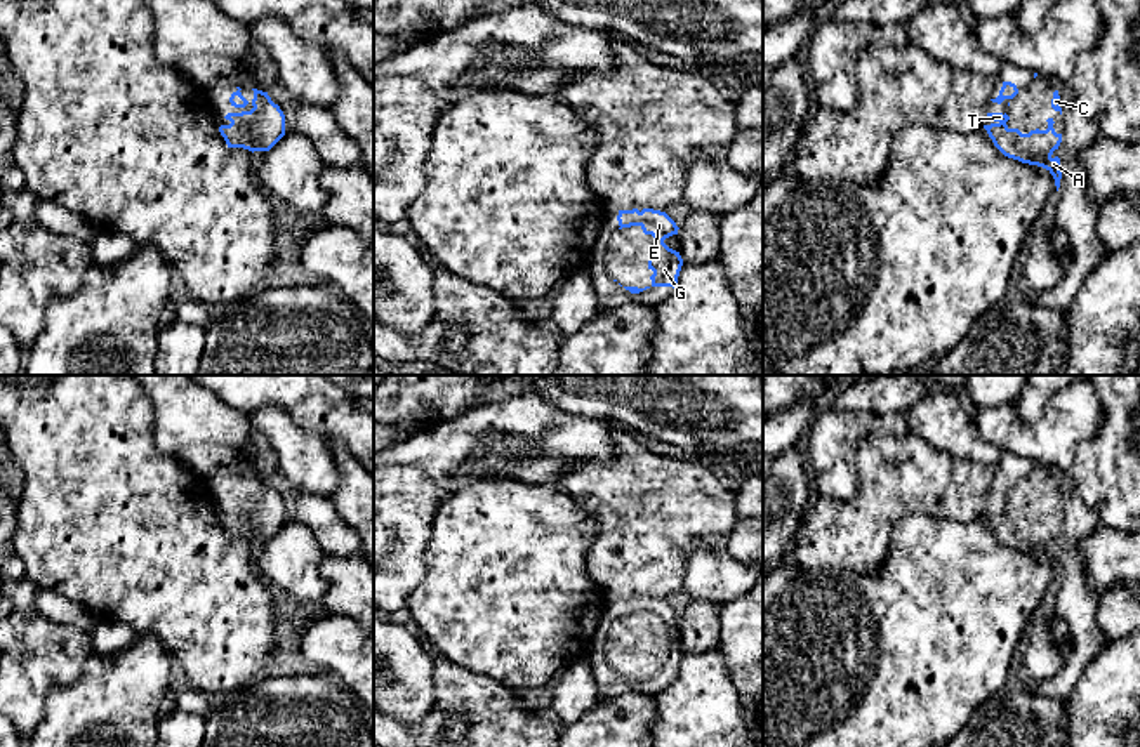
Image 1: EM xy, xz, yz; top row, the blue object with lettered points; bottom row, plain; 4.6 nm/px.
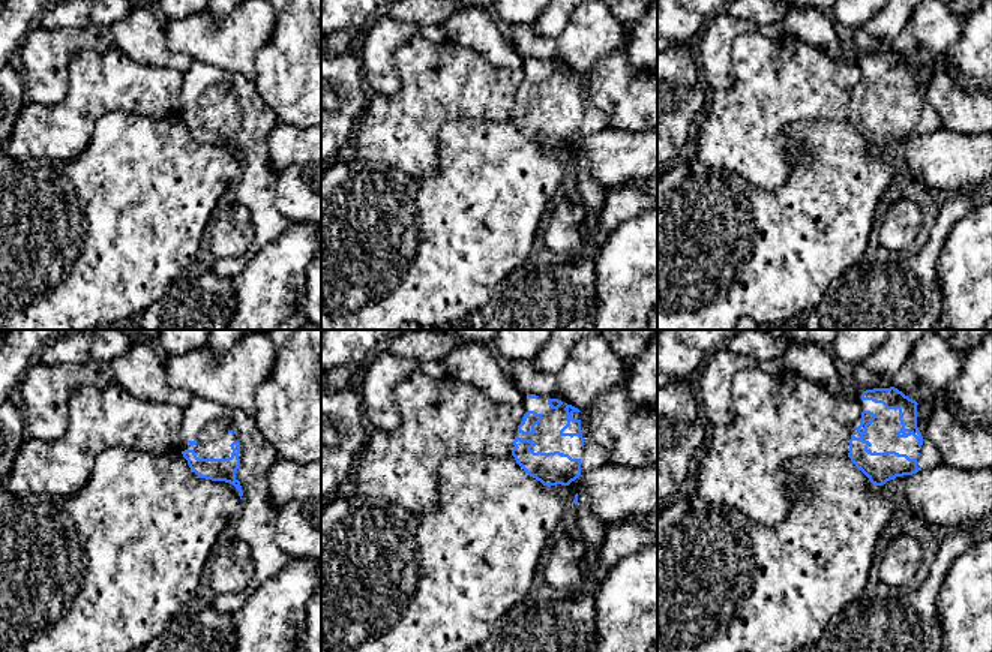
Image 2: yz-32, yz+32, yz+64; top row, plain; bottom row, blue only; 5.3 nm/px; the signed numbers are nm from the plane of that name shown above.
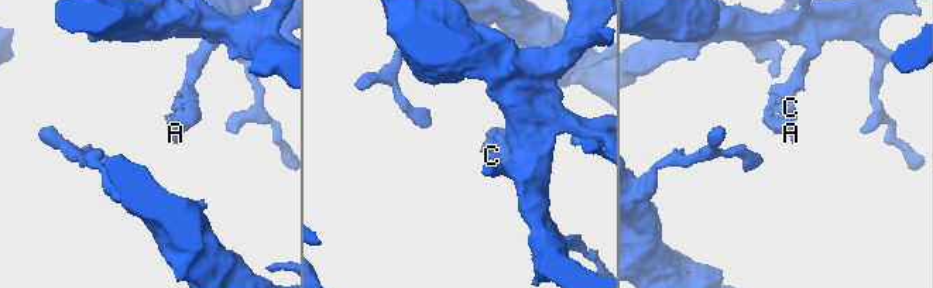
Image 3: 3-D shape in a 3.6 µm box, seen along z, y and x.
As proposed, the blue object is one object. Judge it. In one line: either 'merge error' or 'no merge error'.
no merge error

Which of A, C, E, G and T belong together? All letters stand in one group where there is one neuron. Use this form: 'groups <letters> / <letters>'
groups A C E G T

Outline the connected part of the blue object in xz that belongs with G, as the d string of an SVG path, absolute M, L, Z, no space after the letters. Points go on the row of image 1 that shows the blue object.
M638 208L633 210L619 210L617 215L619 229L640 226L645 235L653 236L653 248L648 250L648 269L653 271L650 276L650 287L678 287L678 276L683 266L683 259L679 252L669 248L664 240L678 235L676 222L660 210Z

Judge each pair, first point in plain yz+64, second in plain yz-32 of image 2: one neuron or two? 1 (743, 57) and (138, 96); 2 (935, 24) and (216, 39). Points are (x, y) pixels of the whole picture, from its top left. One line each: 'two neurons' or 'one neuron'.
1: one neuron
2: one neuron

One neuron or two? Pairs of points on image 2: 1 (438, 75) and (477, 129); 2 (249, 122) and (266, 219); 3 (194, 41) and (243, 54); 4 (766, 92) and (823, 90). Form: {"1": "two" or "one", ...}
{"1": "two", "2": "one", "3": "one", "4": "one"}

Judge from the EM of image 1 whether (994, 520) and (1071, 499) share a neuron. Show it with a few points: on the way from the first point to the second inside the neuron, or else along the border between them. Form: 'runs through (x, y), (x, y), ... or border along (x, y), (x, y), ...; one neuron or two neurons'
runs through (1019, 532), (1057, 532), (1066, 523); one neuron

